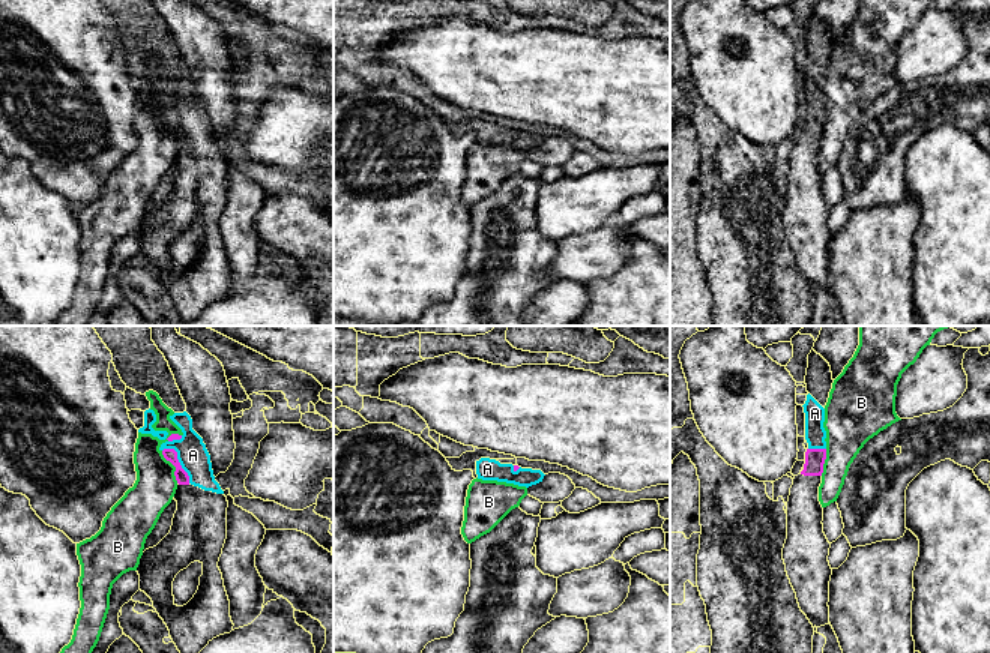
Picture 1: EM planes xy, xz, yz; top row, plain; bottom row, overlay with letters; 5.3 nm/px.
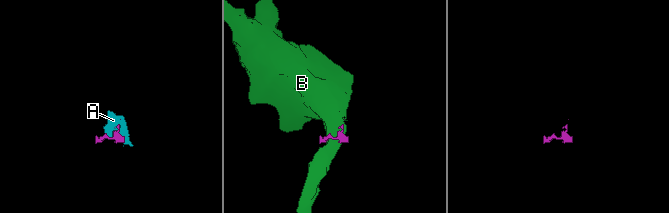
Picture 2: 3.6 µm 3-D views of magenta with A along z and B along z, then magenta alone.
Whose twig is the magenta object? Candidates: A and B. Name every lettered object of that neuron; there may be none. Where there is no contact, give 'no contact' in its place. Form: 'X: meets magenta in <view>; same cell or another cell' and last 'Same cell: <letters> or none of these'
A: meets magenta in xy; same cell
B: meets magenta in xy; another cell
Same cell: A

